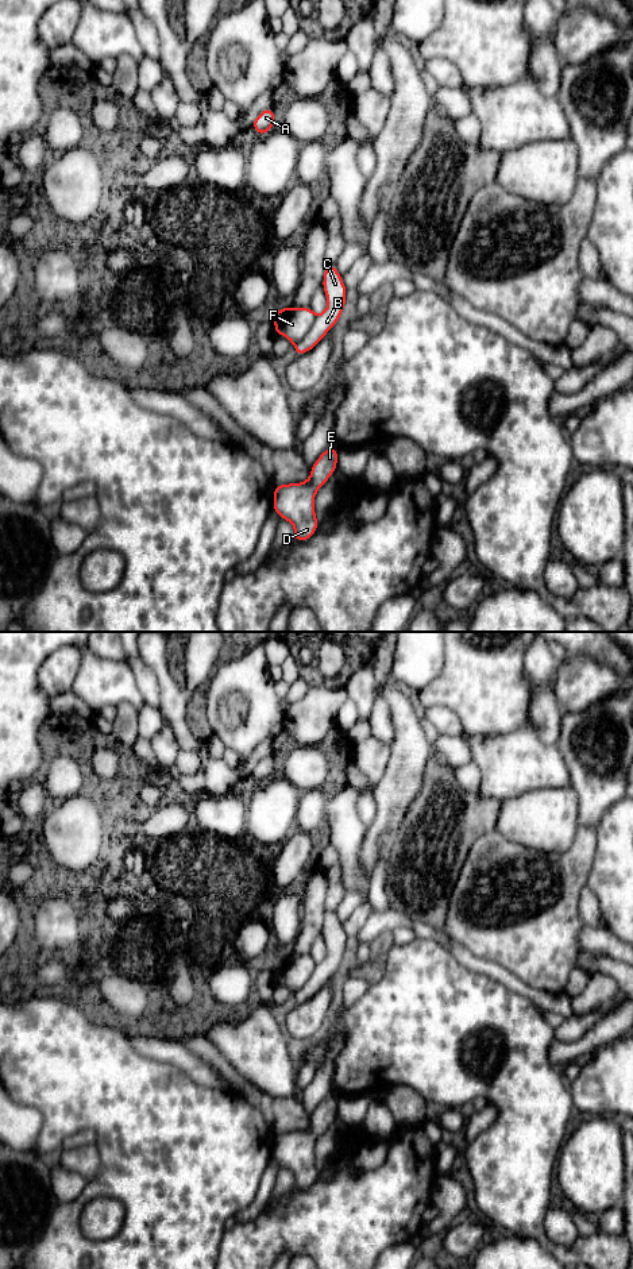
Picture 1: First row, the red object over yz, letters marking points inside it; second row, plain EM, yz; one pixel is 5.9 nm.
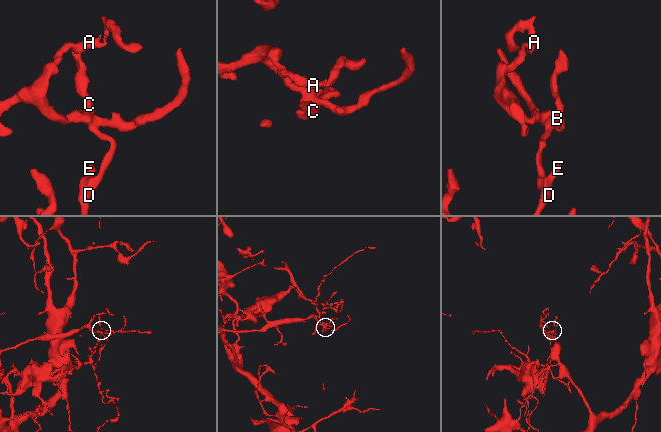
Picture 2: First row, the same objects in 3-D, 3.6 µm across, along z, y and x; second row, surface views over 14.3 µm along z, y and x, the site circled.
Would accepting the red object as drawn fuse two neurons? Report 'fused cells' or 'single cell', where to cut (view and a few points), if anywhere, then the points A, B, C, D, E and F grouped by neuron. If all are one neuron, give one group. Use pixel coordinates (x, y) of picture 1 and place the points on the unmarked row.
fused cells; cut in yz along (316, 964), (309, 979), (294, 992); A F / B C D E

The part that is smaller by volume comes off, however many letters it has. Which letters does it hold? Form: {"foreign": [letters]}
{"foreign": ["B", "C", "D", "E"]}

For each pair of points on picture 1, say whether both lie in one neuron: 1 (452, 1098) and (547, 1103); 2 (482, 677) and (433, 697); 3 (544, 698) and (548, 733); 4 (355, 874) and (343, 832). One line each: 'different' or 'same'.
1: same
2: same
3: same
4: same

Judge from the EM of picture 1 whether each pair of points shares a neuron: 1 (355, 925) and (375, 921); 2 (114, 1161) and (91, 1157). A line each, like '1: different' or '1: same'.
1: different
2: different

